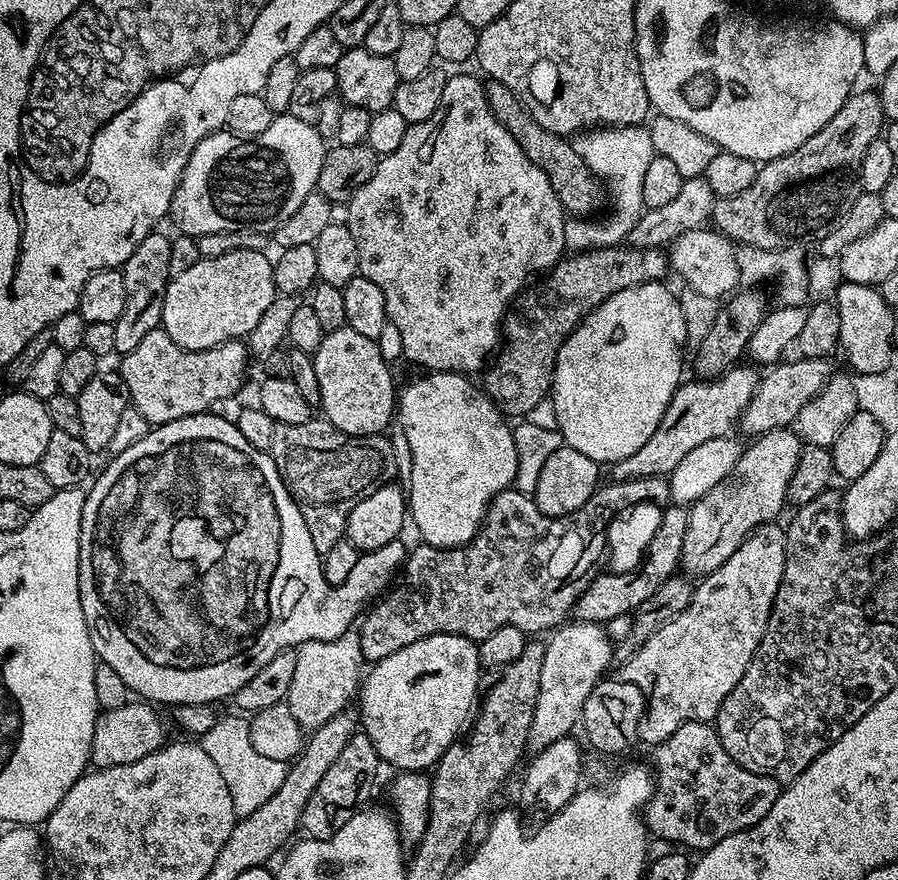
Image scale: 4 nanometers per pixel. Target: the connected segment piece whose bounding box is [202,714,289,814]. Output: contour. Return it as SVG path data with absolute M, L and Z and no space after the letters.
M221 715L202 737L202 747L206 750L206 754L210 754L214 766L222 770L222 778L226 778L226 786L230 786L230 794L236 809L247 814L253 808L262 806L268 798L274 798L274 792L278 790L278 786L282 786L286 778L289 765L274 762L274 758L258 754L258 750L254 750L250 742L248 720L243 715L235 715Z

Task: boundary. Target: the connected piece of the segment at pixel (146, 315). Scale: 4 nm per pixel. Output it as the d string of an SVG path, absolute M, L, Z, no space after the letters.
M157 230L146 234L142 242L138 242L134 254L122 266L124 277L126 278L126 307L114 324L114 346L116 352L123 354L134 350L150 330L161 327L162 306L164 305L164 295L168 289L170 279L170 250L172 241L168 236L164 237L163 231Z

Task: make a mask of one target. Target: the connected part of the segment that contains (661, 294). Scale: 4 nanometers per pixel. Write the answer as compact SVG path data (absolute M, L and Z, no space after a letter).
M664 282L639 284L638 286L630 286L626 290L618 290L618 294L610 294L610 298L602 301L589 316L585 316L577 324L558 350L550 393L554 410L557 412L557 429L563 436L563 443L567 447L578 450L581 454L586 454L586 458L594 458L596 463L601 466L607 466L607 464L612 466L617 460L630 458L630 454L634 454L634 450L639 450L642 446L646 446L646 442L650 442L650 434L654 434L654 430L658 430L658 422L662 422L662 418L670 406L670 398L682 383L680 371L684 368L684 348L686 349L688 344L686 322L682 322L682 306L677 293L671 292L666 285L667 283Z

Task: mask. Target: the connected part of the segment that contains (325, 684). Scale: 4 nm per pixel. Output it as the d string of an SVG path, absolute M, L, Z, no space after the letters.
M352 630L333 640L306 642L295 649L295 653L294 679L290 682L286 703L290 714L298 718L300 727L311 730L322 726L324 722L330 722L334 714L353 703L362 684L366 661L360 652L359 635Z

